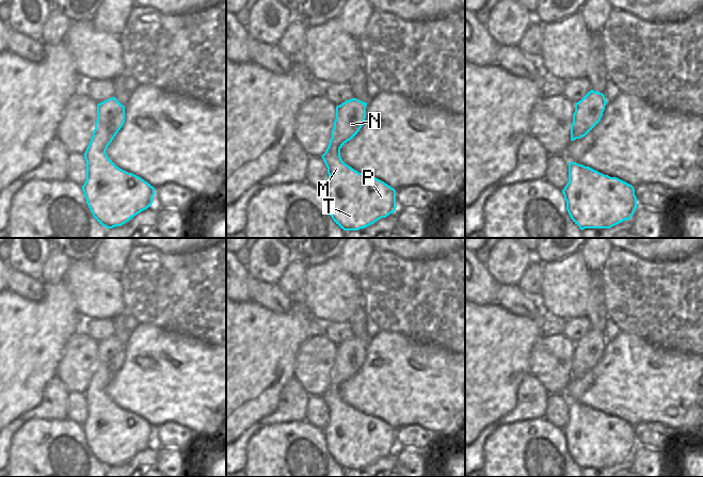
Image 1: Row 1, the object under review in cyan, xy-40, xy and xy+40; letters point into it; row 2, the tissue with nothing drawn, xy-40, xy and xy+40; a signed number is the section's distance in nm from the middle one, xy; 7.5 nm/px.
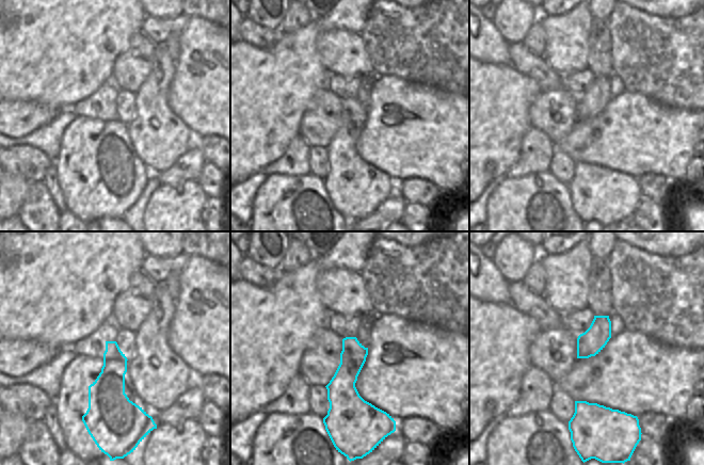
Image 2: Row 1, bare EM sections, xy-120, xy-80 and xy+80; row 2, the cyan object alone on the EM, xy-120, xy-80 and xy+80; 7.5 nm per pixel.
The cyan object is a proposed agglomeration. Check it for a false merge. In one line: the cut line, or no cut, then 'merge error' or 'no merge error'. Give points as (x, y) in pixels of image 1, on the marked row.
no cut | no merge error

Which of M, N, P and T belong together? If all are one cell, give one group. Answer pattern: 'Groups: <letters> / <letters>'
Groups: M N P T.

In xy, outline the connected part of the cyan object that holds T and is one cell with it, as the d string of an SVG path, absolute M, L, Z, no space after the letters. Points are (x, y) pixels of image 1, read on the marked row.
M356 98L346 100L336 107L336 118L332 129L332 138L325 153L321 156L327 168L327 185L323 189L325 206L334 222L343 230L365 228L396 210L396 190L384 181L358 173L340 157L340 148L353 139L366 118L367 102Z

